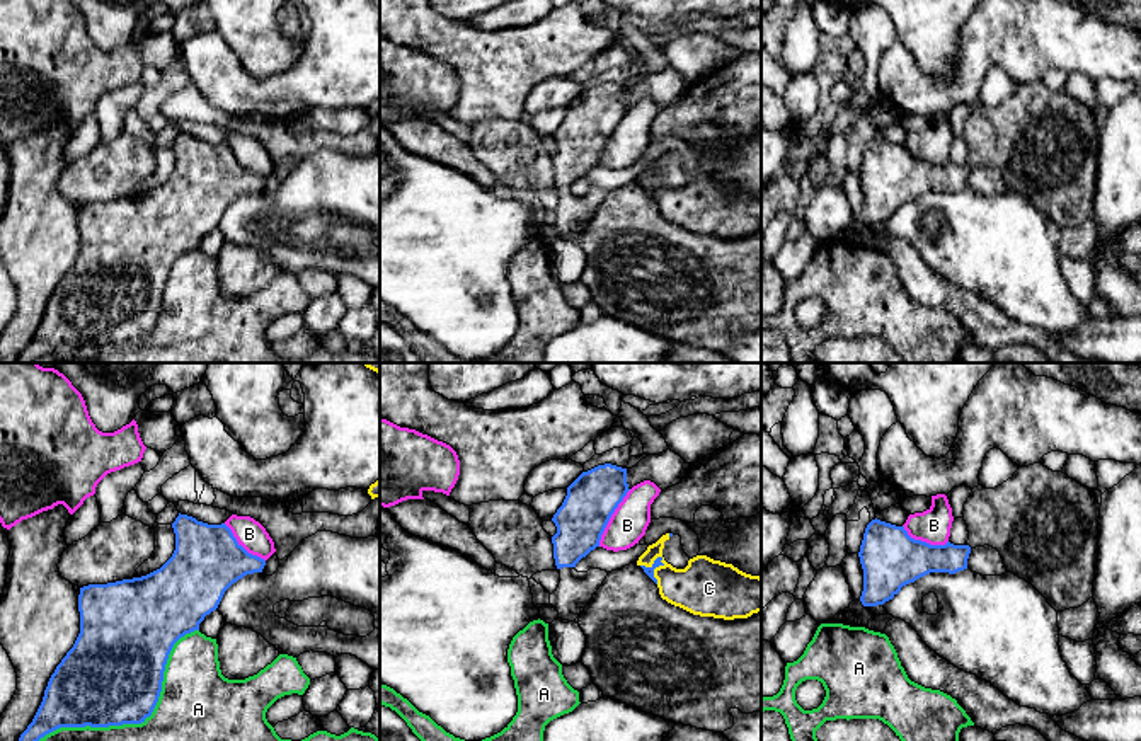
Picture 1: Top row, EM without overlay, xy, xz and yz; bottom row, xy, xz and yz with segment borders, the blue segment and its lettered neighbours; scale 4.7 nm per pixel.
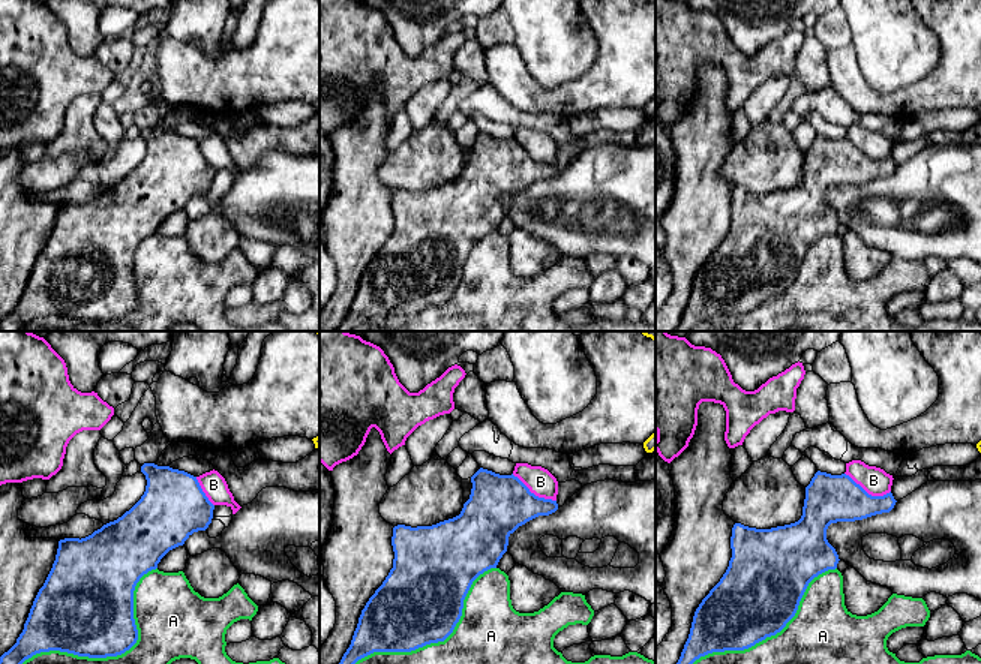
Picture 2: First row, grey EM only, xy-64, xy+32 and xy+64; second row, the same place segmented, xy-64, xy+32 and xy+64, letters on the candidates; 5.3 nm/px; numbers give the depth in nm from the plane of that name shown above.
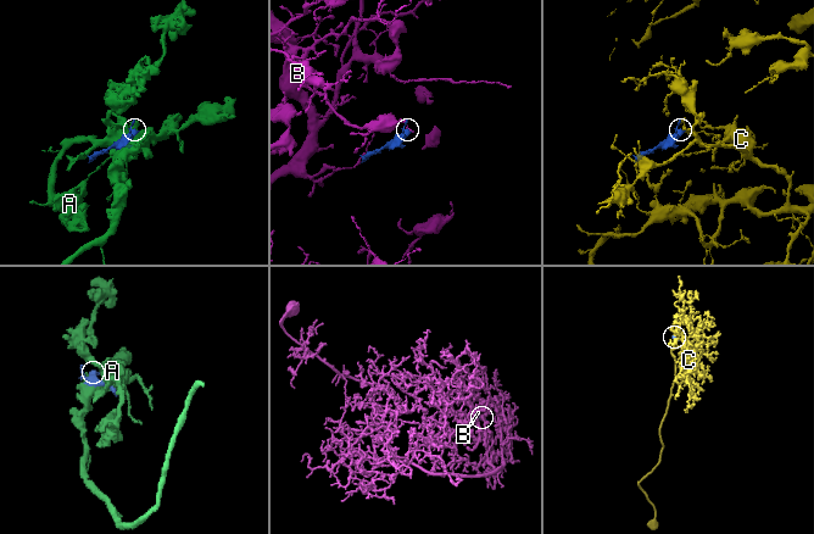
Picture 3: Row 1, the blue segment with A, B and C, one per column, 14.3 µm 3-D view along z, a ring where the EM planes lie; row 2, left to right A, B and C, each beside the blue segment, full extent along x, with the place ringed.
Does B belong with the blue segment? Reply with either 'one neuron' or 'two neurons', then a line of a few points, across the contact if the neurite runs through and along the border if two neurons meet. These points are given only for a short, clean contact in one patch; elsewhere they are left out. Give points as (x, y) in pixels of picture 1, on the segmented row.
two neurons; line xz (630, 489), (612, 515), (598, 545)

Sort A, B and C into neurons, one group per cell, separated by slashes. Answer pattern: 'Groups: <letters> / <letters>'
Groups: A / B / C

